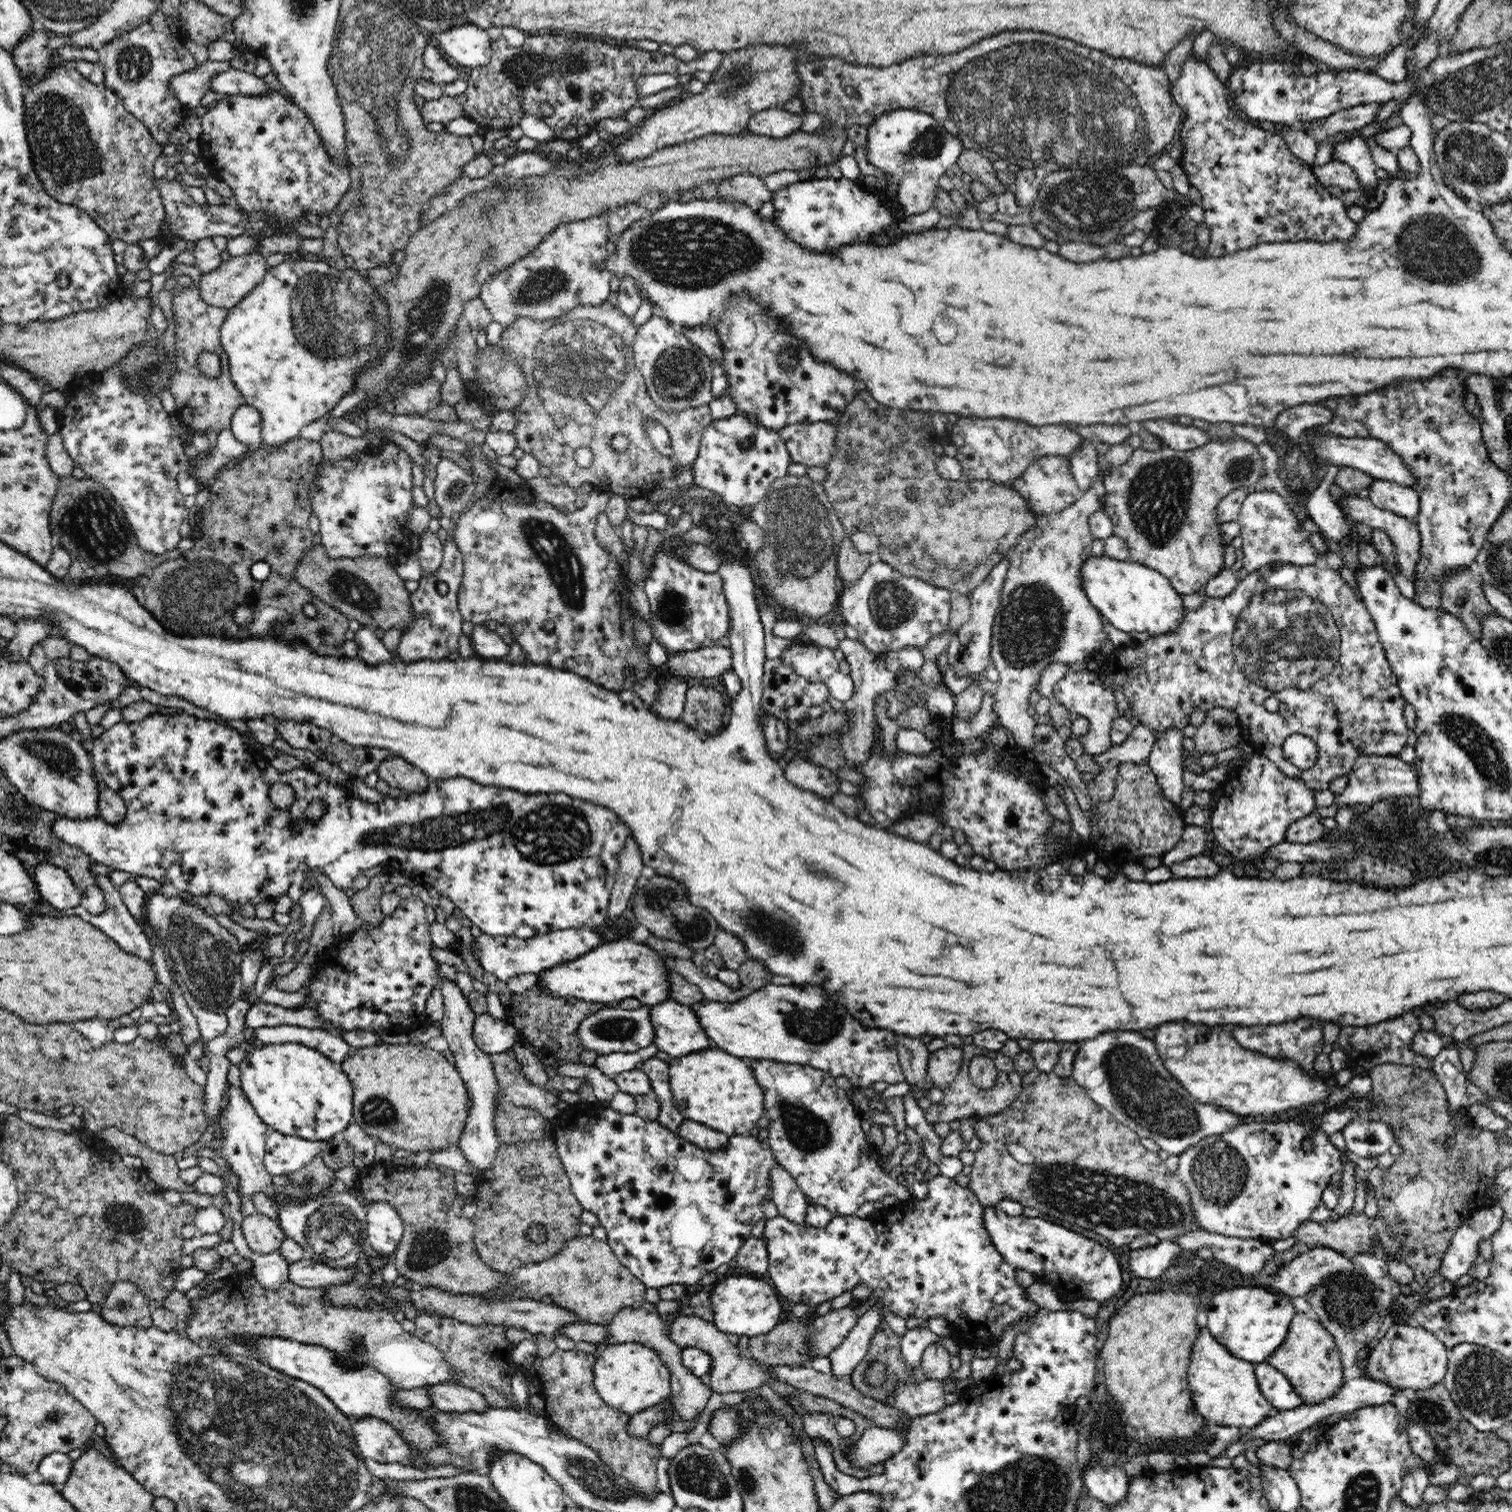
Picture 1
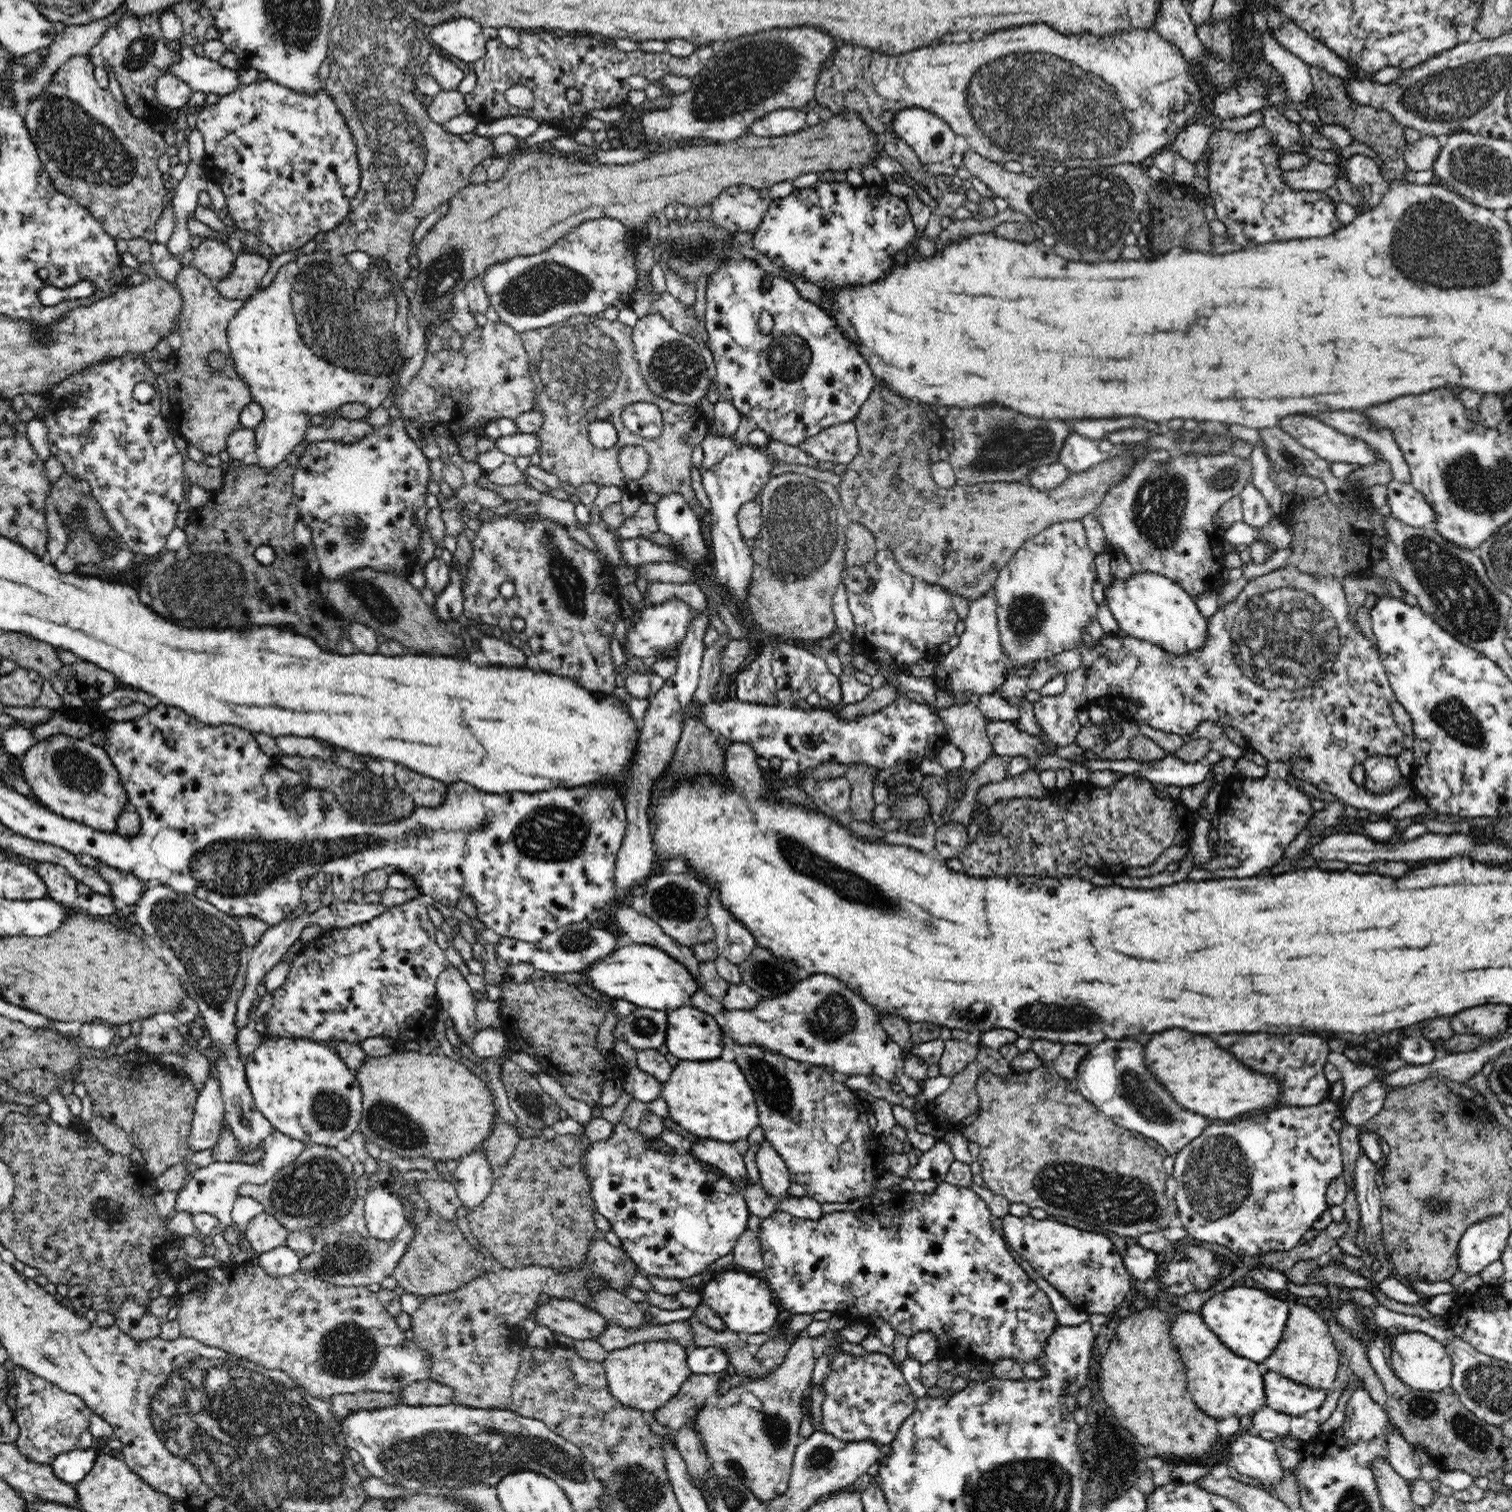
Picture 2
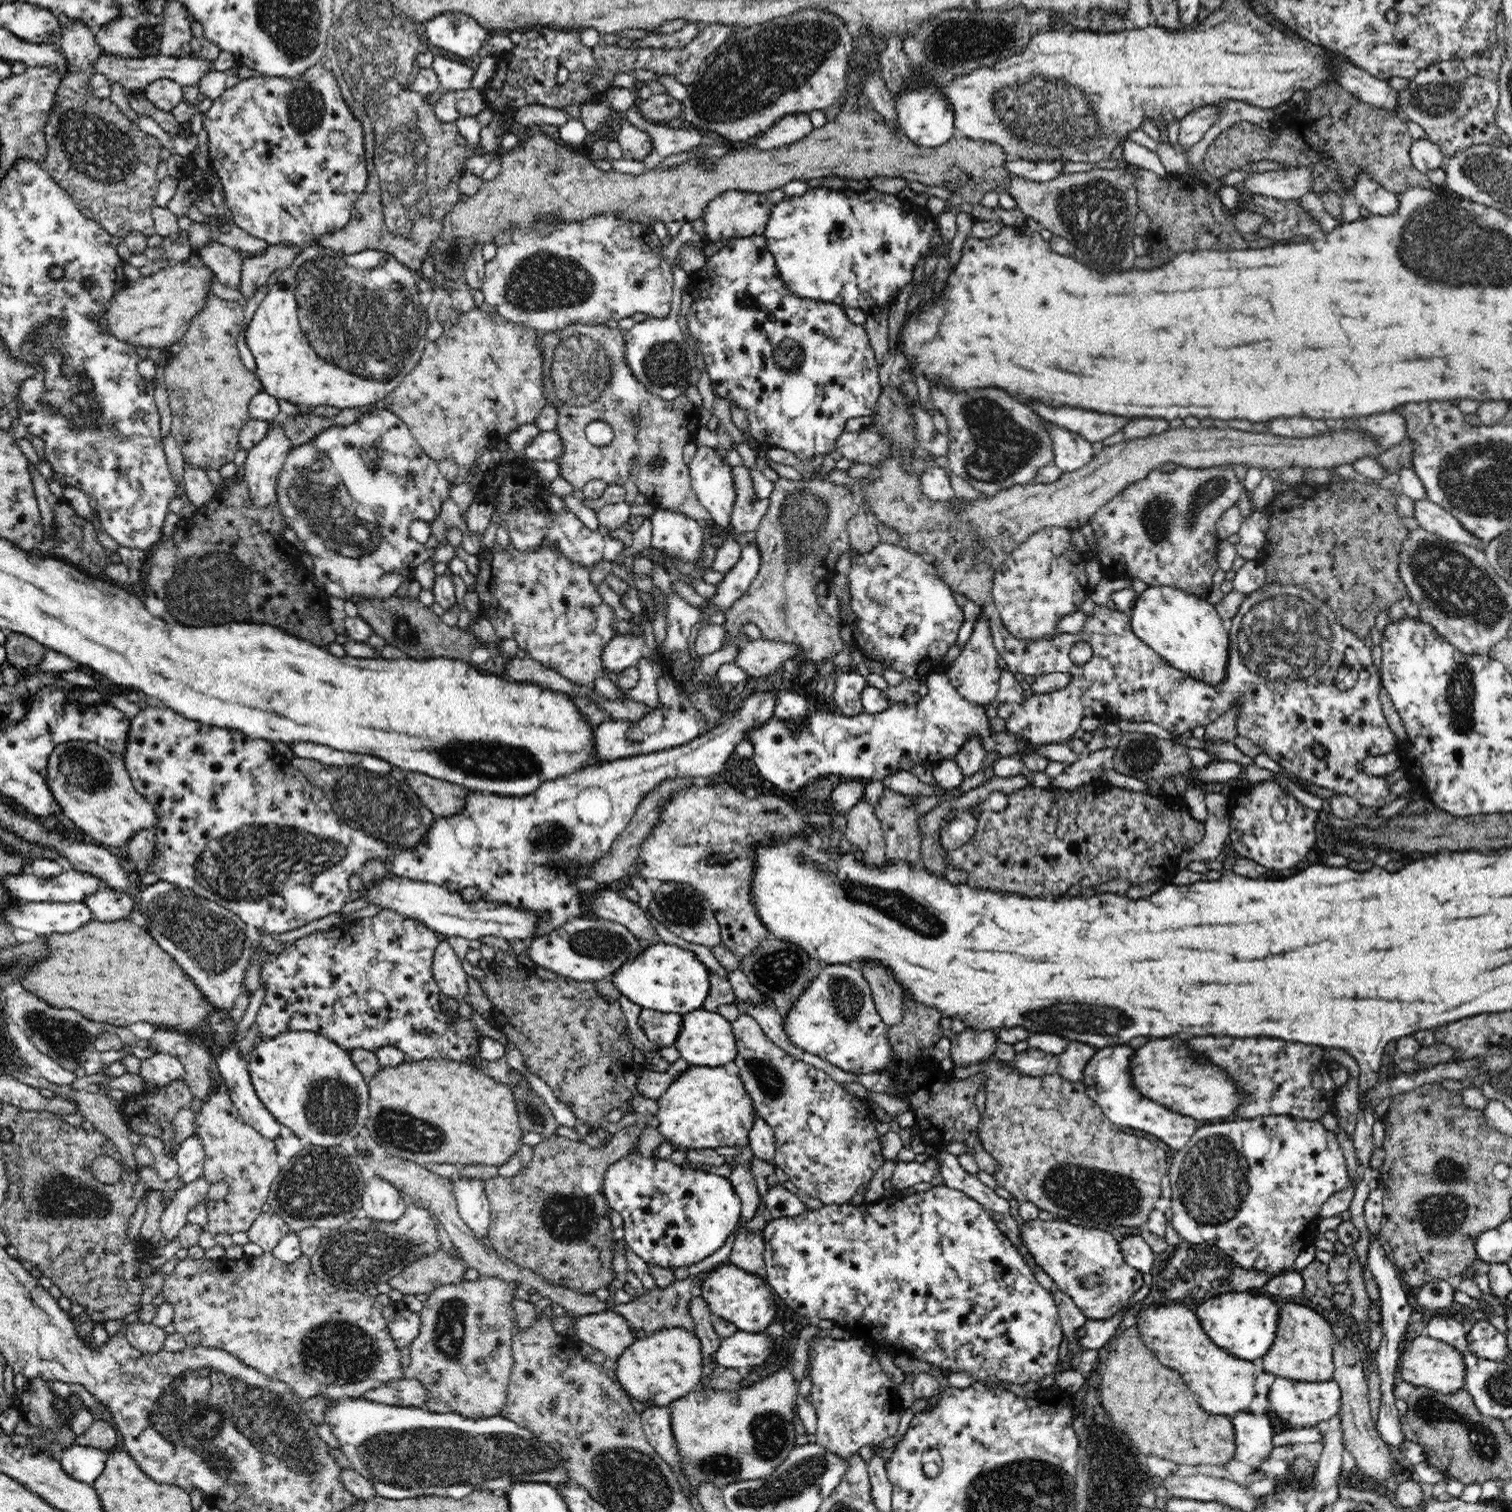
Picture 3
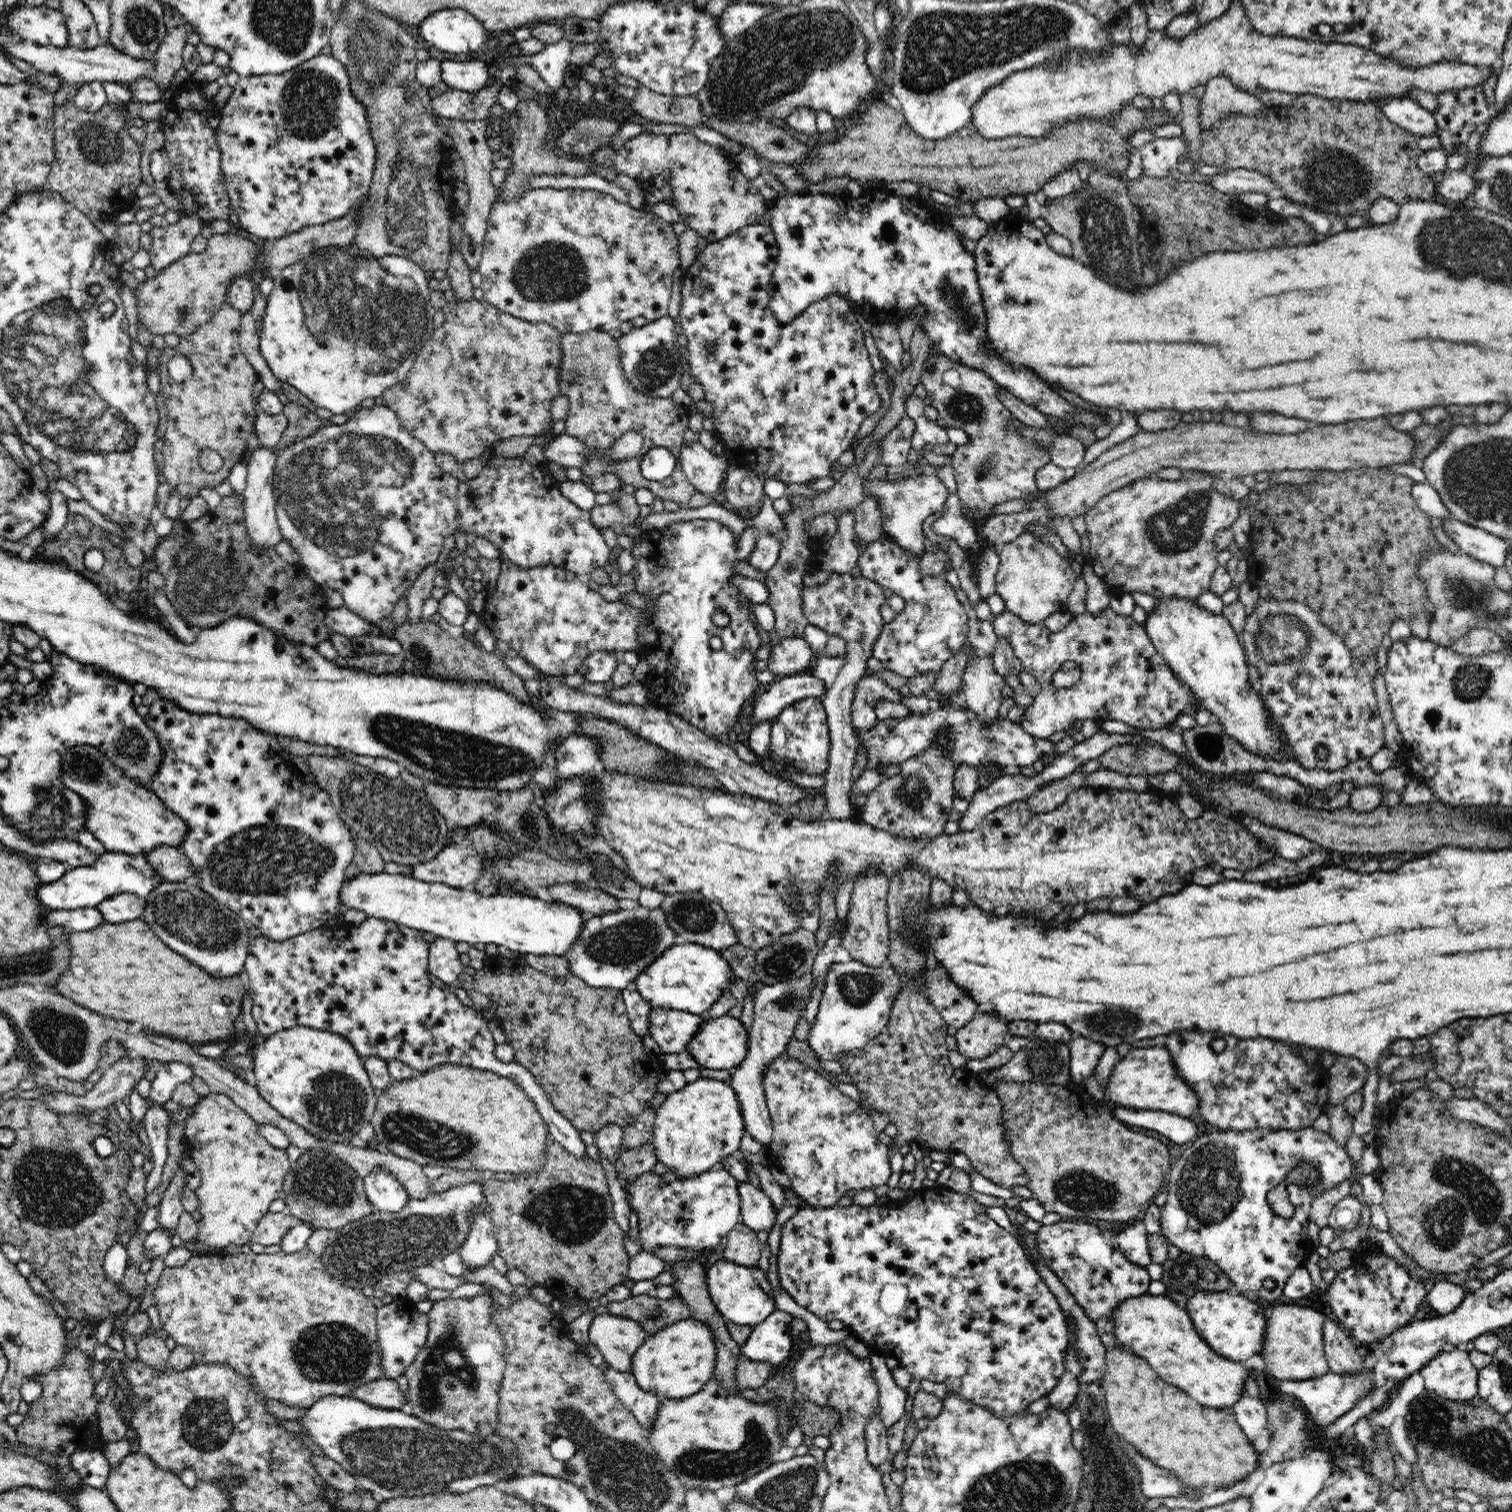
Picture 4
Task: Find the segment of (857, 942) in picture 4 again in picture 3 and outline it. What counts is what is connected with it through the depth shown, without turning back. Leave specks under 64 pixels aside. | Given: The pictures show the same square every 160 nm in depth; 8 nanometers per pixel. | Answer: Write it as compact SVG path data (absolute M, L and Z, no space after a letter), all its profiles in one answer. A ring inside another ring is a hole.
M864 797L846 813L845 837L863 850L862 861L873 868L886 862L885 840L874 805ZM860 962L856 966L870 985L873 1001L881 1019L890 1027L902 1019L902 990L898 988L894 976L871 962Z

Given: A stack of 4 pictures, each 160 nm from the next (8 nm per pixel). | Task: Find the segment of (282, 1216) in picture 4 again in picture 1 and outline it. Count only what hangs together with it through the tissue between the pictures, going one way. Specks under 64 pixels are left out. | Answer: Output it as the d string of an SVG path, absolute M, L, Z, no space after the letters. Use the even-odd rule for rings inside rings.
M259 1213L246 1216L241 1229L250 1248L257 1254L272 1253L279 1249L286 1237L278 1222Z

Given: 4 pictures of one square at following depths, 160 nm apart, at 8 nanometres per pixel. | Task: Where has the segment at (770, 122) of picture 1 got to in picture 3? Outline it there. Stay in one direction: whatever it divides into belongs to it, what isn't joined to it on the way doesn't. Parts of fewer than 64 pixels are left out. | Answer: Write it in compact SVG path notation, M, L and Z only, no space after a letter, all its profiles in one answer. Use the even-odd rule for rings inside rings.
M808 113L788 114L780 118L772 128L760 134L754 145L759 150L772 150L806 138L812 132Z

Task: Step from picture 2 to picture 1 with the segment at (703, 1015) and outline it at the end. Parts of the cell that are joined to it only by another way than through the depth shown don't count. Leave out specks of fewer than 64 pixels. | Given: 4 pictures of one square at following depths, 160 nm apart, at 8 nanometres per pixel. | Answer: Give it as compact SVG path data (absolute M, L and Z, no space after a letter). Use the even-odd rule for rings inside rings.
M668 999L649 1009L655 1034L653 1044L670 1059L712 1046L695 1011L688 1005Z

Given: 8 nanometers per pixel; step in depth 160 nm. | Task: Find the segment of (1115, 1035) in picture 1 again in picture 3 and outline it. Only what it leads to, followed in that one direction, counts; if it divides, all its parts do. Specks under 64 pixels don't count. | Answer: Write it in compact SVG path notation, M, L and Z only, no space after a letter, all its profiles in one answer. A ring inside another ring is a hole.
M1128 1045L1098 1048L1090 1060L1090 1068L1084 1074L1082 1081L1086 1085L1088 1097L1098 1104L1104 1115L1115 1125L1151 1134L1177 1152L1186 1146L1197 1132L1197 1120L1168 1110L1158 1102L1140 1096L1141 1093L1135 1088L1130 1068L1130 1058L1133 1054L1134 1050Z

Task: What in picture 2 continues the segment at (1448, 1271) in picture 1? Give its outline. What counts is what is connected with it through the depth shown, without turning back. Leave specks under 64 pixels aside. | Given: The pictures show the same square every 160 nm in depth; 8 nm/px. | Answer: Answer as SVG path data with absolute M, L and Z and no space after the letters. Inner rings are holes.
M1504 1214L1471 1224L1458 1241L1458 1270L1473 1275L1481 1273L1491 1262L1498 1261L1510 1233Z

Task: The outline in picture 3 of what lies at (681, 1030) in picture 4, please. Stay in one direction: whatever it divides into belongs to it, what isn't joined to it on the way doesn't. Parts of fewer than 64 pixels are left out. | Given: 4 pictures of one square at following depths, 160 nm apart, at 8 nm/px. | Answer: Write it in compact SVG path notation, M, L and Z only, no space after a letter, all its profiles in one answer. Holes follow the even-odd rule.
M642 1009L637 1023L650 1042L661 1049L675 1044L681 1029L682 1015Z

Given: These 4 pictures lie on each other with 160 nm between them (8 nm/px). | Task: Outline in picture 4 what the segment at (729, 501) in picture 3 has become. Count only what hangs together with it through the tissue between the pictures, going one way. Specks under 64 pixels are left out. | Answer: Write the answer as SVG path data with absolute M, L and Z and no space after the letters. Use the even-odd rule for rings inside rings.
M697 439L690 444L680 446L680 460L678 461L690 484L695 490L706 496L718 498L725 490L724 471L731 460L723 454L721 457L713 455Z

